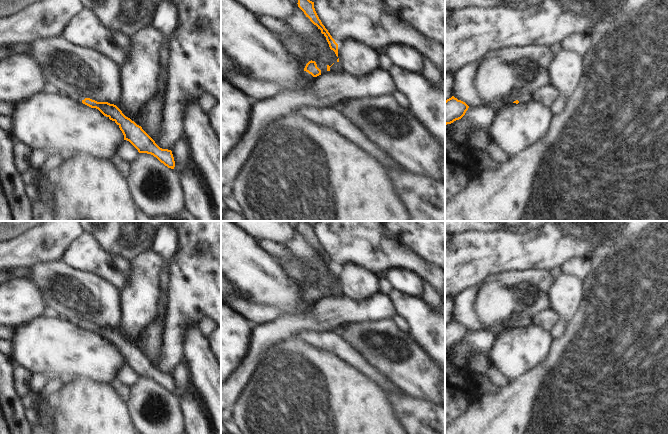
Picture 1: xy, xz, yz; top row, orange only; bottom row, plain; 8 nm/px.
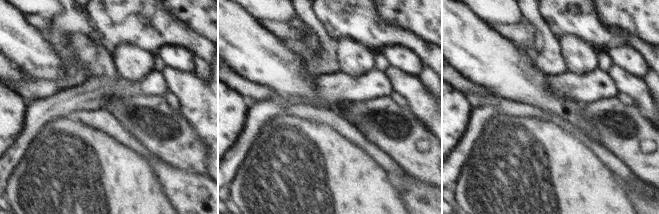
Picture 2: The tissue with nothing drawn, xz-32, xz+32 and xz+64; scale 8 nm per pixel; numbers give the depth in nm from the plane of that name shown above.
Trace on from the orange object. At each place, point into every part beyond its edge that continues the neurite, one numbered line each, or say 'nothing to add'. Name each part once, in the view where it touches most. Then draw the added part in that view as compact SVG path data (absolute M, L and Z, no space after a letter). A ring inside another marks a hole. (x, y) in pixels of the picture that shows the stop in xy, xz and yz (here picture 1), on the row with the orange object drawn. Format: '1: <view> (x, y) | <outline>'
1: xz (308, 78) | M303 71L302 74L301 74L301 78L307 83L307 84L310 84L313 80L314 80L314 77L309 74L308 72L306 71Z

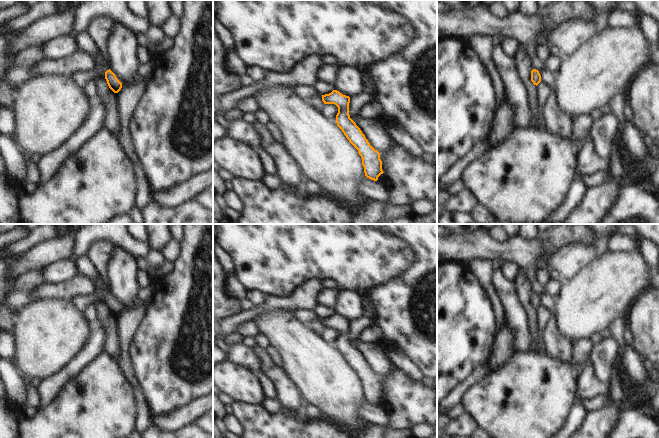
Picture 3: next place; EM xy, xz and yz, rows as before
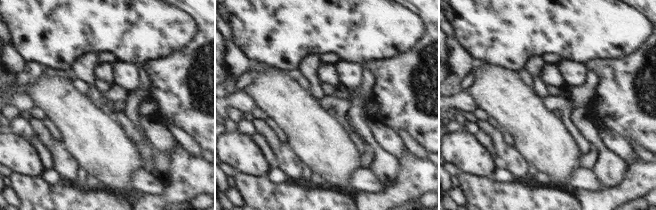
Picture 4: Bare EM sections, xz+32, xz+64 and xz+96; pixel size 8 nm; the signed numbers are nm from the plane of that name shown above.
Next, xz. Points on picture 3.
1: xz (301, 91) | M296 86L293 88L294 93L300 98L311 98L313 96L319 96L322 100L322 95L318 94L314 87L309 86Z

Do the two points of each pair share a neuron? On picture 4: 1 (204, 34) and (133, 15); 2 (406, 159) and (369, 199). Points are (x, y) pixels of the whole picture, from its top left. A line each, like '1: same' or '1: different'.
1: different
2: same

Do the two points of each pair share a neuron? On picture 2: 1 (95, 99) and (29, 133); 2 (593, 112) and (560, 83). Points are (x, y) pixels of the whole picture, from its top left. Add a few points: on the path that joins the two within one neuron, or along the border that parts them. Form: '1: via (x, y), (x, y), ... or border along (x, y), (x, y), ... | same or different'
1: via (78, 99), (69, 100), (53, 107), (44, 116) | same
2: border along (606, 97), (592, 102), (579, 103) | different

